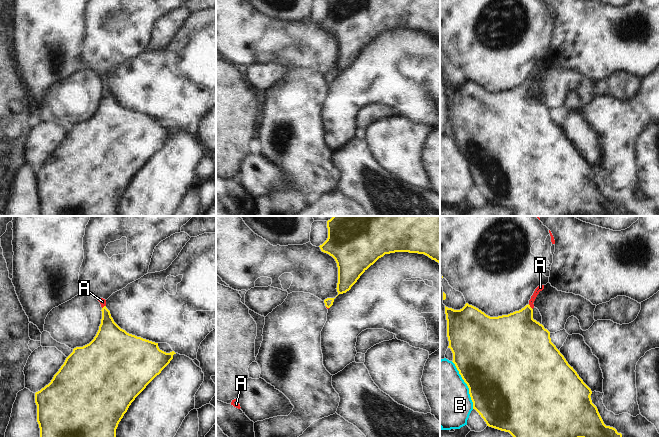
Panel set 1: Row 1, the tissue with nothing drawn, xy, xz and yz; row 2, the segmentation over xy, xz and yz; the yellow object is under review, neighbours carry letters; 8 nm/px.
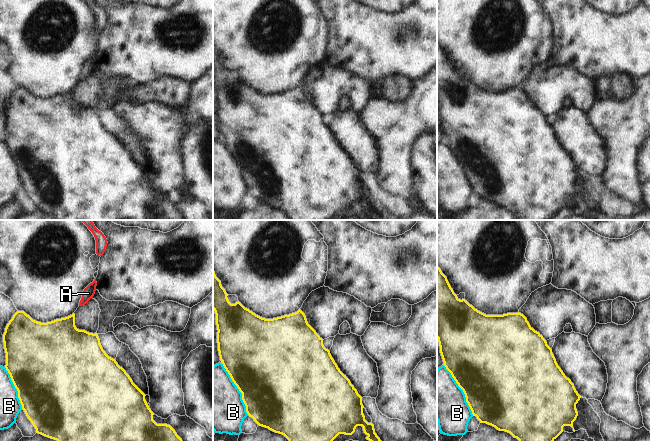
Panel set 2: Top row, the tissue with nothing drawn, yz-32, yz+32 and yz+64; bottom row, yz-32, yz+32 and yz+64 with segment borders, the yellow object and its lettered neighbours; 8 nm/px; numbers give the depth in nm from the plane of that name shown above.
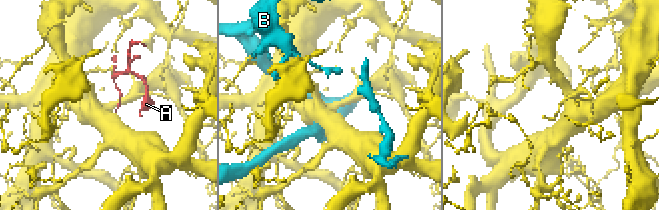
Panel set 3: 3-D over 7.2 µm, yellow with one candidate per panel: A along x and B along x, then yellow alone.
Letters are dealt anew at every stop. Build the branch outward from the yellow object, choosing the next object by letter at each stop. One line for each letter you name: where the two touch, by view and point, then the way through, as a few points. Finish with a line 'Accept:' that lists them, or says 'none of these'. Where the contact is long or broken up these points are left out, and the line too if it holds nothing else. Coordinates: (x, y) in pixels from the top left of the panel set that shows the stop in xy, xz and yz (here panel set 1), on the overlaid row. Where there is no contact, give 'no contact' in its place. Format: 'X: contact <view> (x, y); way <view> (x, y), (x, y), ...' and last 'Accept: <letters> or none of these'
A: contact yz (530, 307); way yz (517, 335), (530, 307), (531, 300), (540, 287)
Accept: A

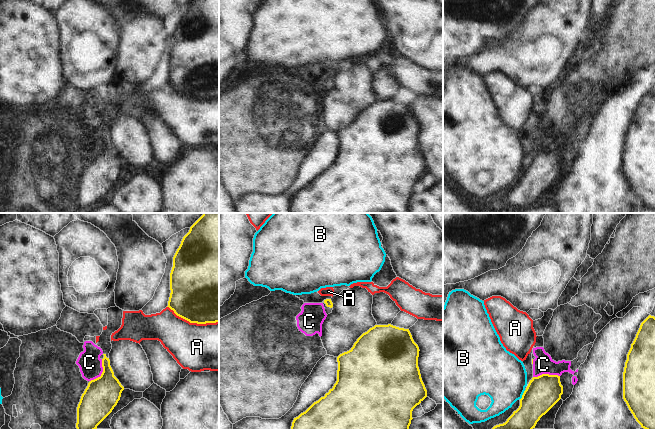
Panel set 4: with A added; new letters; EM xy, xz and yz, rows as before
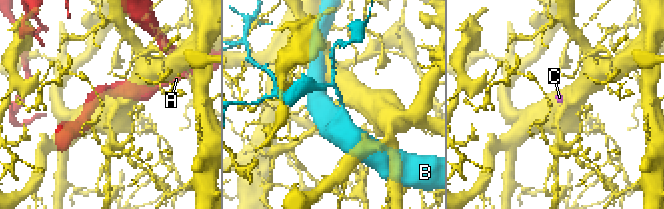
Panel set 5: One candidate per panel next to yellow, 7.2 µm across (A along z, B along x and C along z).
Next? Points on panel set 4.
Accept: none of these

